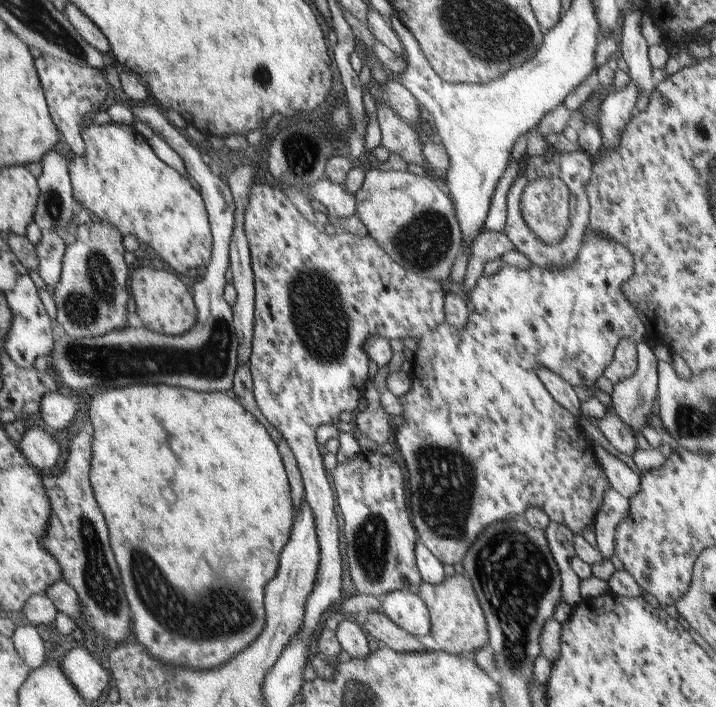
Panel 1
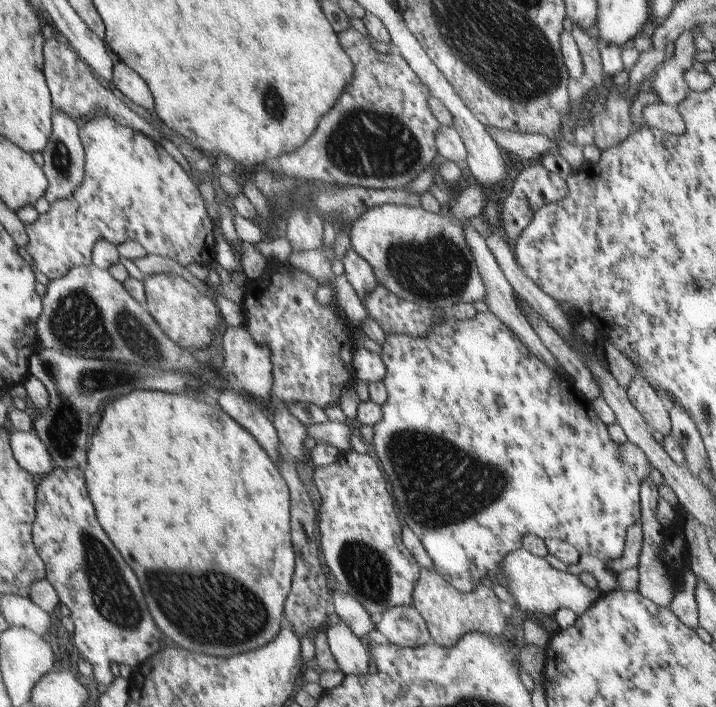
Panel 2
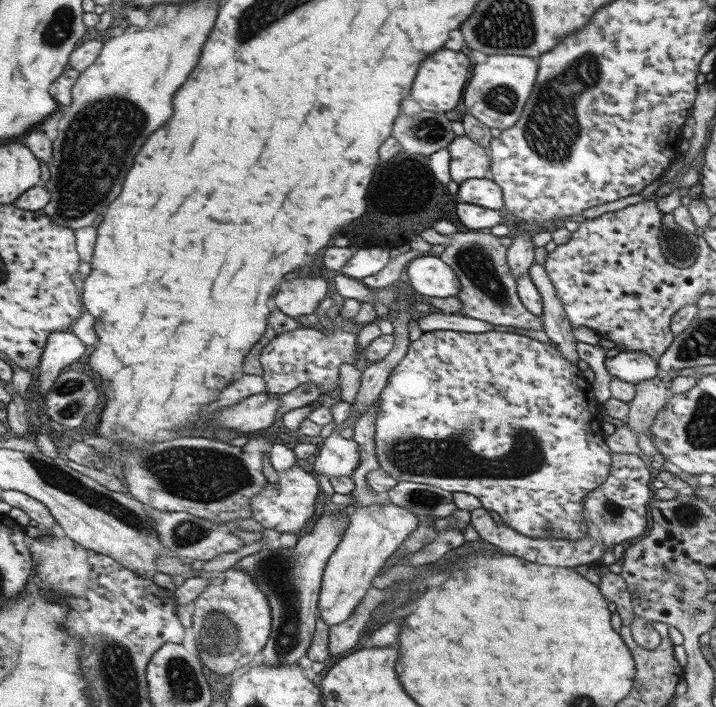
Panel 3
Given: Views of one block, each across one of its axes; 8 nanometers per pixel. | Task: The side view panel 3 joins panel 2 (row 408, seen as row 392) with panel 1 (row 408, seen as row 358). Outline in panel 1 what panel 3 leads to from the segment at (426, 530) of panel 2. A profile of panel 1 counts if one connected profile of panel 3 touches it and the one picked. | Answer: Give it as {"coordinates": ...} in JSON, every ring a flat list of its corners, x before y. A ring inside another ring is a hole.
{"coordinates":[[470,310,467,322,463,328,457,330,450,324,442,324,434,331,424,334,417,342,417,348,408,356,411,360,412,371,410,372,411,386,409,390,398,397,401,405,401,418,403,422,396,426,395,442,403,462,407,467,407,482,411,484,410,509,414,519,415,528,418,529,421,542,435,555,441,564,453,566,459,564,461,558,473,546,473,542,493,522,507,521,511,517,523,517,527,507,535,507,542,510,549,518,549,522,567,527,573,535,581,535,581,532,589,526,593,527,595,514,601,506,601,498,606,488,610,488,606,474,595,462,591,454,589,444,585,442,583,434,579,432,577,416,573,415,550,395,537,372,531,367,513,364,507,354,499,348,493,328,487,324,477,311]]}

